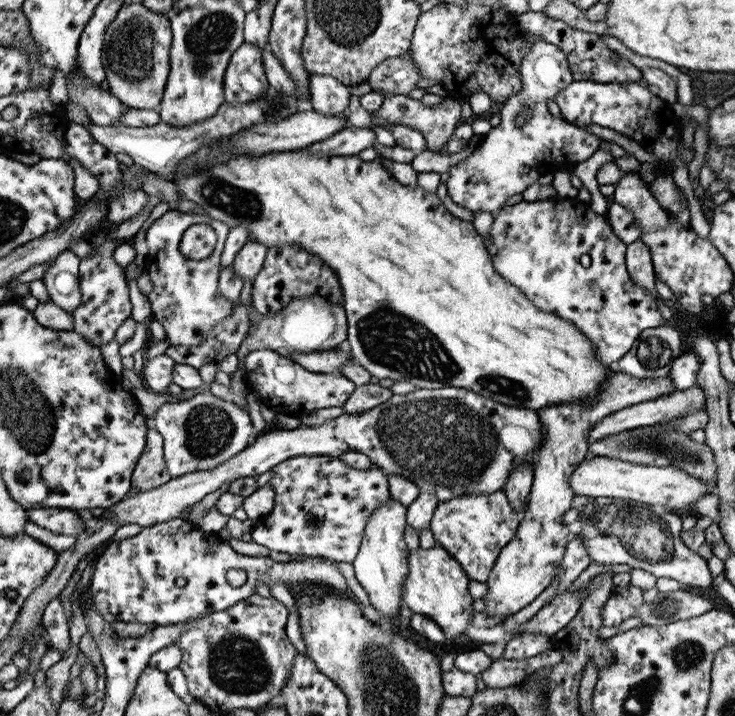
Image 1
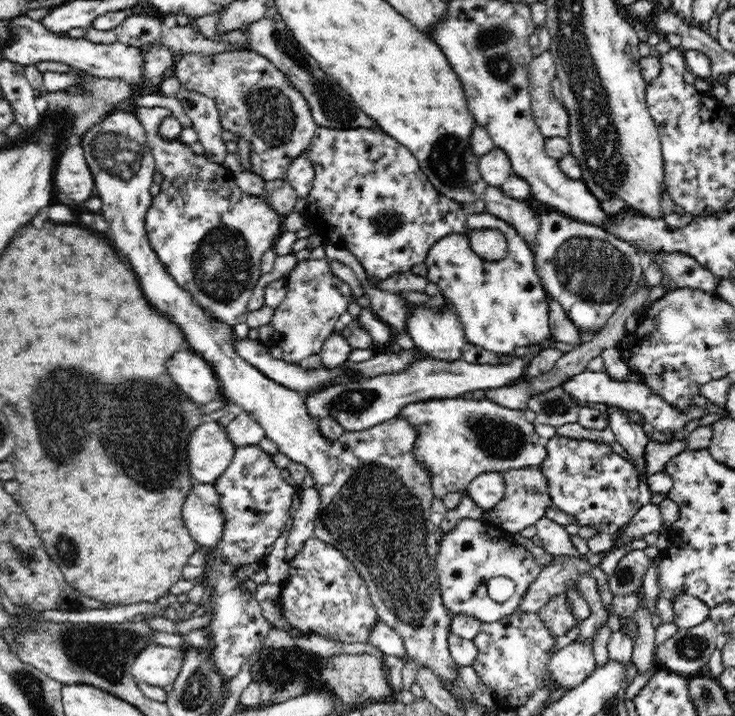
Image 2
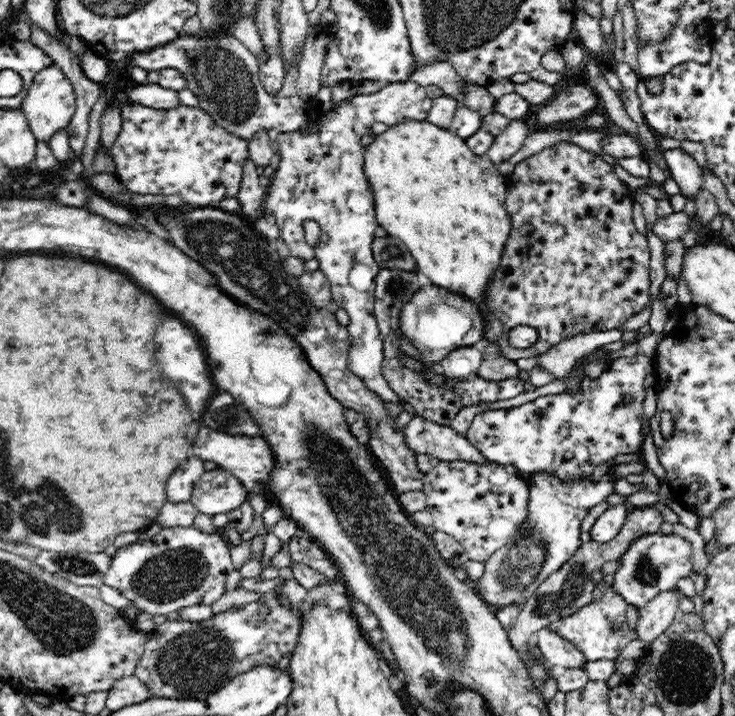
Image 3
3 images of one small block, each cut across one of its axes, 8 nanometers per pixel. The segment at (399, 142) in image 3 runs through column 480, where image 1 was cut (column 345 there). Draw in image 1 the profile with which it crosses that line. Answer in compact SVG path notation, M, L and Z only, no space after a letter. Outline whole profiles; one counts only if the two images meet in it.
M275 150L266 154L235 154L233 158L221 164L211 166L210 170L195 171L176 180L178 190L185 202L192 201L204 209L204 214L214 220L225 222L229 227L244 225L250 240L282 246L298 245L308 253L317 254L336 273L343 292L343 309L346 313L348 330L346 347L352 360L365 368L376 378L392 378L411 382L417 389L441 389L455 386L493 399L505 406L538 411L548 406L560 406L566 403L578 403L592 399L603 387L609 372L617 370L616 364L607 365L599 361L594 343L574 326L573 322L559 317L556 313L547 313L532 304L531 300L513 284L495 271L492 259L485 247L483 236L477 233L472 221L454 217L436 195L436 191L426 191L420 185L416 188L404 186L382 167L381 159L362 161L358 155L338 156L323 154L318 156L309 150Z

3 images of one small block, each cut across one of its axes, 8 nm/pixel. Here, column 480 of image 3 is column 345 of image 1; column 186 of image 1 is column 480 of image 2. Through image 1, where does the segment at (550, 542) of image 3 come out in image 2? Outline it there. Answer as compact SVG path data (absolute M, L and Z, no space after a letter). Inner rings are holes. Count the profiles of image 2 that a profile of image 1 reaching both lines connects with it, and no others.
M474 518L462 519L454 530L443 534L440 551L435 558L440 594L448 612L451 616L466 614L482 623L496 622L515 613L522 596L541 570L536 558L501 526ZM497 576L510 578L516 585L514 594L503 603L488 596L487 582Z

